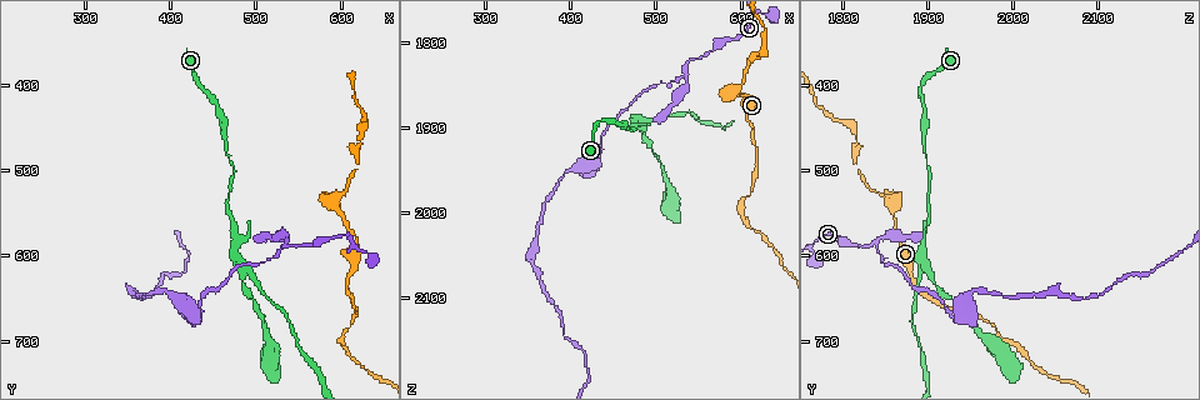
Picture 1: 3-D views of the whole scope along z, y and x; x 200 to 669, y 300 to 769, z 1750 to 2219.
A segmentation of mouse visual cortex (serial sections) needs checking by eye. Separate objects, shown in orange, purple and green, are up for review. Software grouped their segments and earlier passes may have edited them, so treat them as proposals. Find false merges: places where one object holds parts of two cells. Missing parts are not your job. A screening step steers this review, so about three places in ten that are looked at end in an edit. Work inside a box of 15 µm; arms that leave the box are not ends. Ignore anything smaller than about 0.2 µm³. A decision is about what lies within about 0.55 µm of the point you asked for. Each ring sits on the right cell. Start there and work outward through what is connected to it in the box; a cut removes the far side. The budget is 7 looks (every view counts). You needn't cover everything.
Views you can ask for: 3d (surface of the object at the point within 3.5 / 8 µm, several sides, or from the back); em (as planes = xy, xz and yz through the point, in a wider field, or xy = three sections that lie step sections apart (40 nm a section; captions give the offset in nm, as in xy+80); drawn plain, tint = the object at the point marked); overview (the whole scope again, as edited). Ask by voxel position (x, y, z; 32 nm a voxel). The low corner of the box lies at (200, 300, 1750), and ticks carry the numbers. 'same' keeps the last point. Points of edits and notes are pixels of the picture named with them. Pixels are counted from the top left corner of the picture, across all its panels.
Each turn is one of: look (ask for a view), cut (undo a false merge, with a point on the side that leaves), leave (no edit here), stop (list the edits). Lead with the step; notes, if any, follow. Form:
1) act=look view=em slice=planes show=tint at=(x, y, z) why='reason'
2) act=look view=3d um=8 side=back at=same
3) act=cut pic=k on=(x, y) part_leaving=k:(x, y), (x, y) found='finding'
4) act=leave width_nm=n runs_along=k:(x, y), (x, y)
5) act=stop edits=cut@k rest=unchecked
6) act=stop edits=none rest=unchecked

act=look view=3d um=3.5 at=(535, 590, 1840) why='abrupt turn'

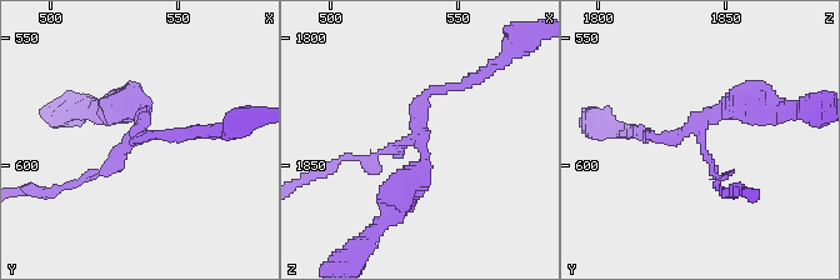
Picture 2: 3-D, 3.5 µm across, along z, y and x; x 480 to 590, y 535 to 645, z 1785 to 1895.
act=look view=em slice=xy step=3 show=plain at=(535, 586, 1839)

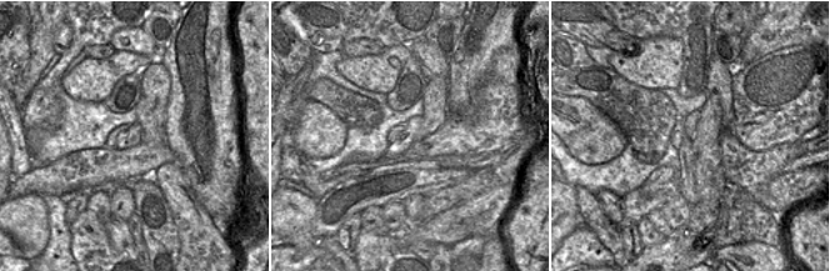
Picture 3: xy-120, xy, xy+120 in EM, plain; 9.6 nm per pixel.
act=look view=em slice=xy step=3 show=tint at=same

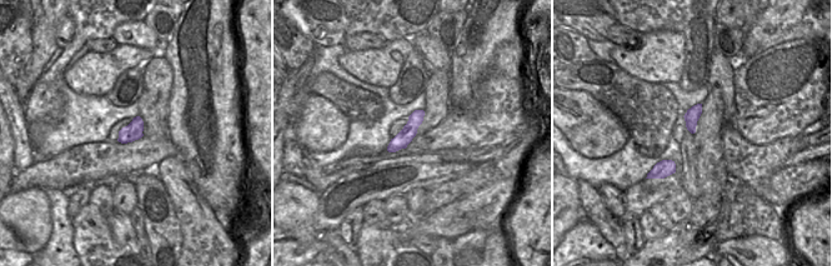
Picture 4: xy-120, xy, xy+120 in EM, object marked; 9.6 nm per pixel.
act=leave width_nm=150 runs_along=2:(463, 84), (424, 96), (416, 141), (363, 160) found='all the same cell'

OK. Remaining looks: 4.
act=look view=3d um=3.5 at=(485, 615, 1895) why='two arms in line, one across'

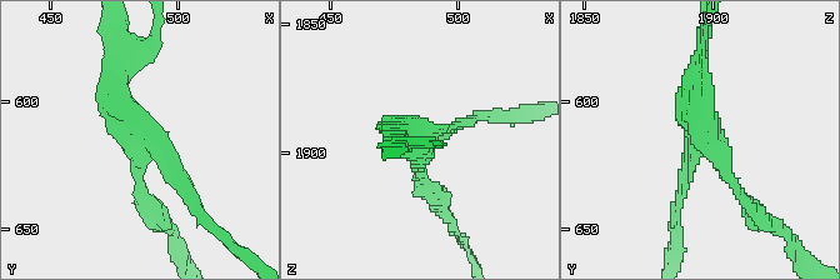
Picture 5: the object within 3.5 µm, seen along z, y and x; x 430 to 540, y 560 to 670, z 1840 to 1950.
act=cut pic=5 on=(419, 179) found='a second cell is stuck on'

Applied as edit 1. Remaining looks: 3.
act=look view=overview

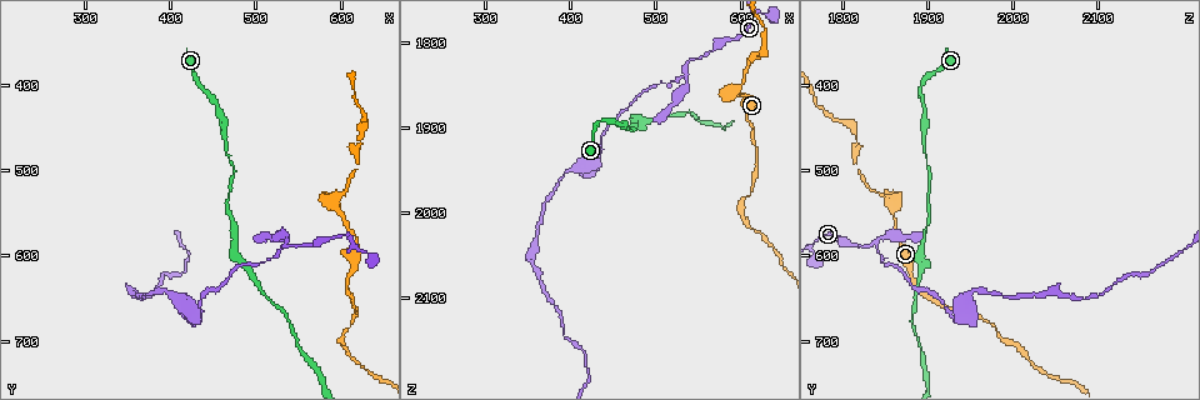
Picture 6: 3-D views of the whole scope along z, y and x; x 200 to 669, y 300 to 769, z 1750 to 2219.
act=look view=3d um=3.5 at=(600, 525, 1850) why='sharp bend'

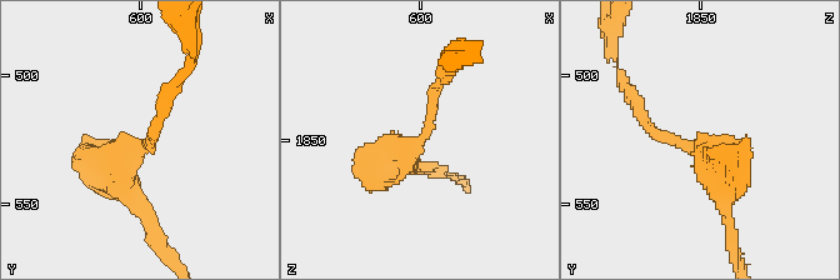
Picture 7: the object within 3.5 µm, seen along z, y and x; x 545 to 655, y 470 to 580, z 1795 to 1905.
act=look view=em slice=xy step=3 show=tint at=(601, 527, 1848) arm_widths_nm=150,300

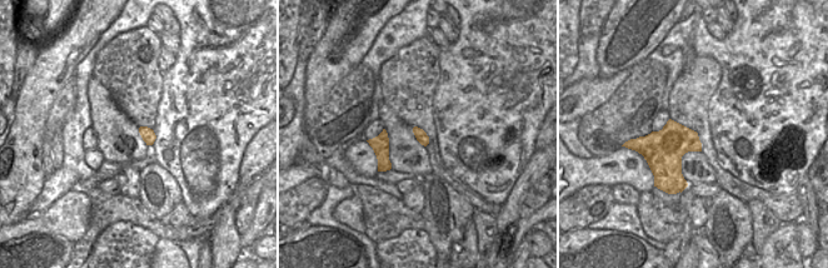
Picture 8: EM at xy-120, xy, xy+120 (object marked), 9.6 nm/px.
act=leave width_nm=110 runs_along=7:(726, 199), (708, 145), (656, 134), (638, 103) found='one cell here'

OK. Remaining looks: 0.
act=stop edits=cut@5 rest=unchecked

